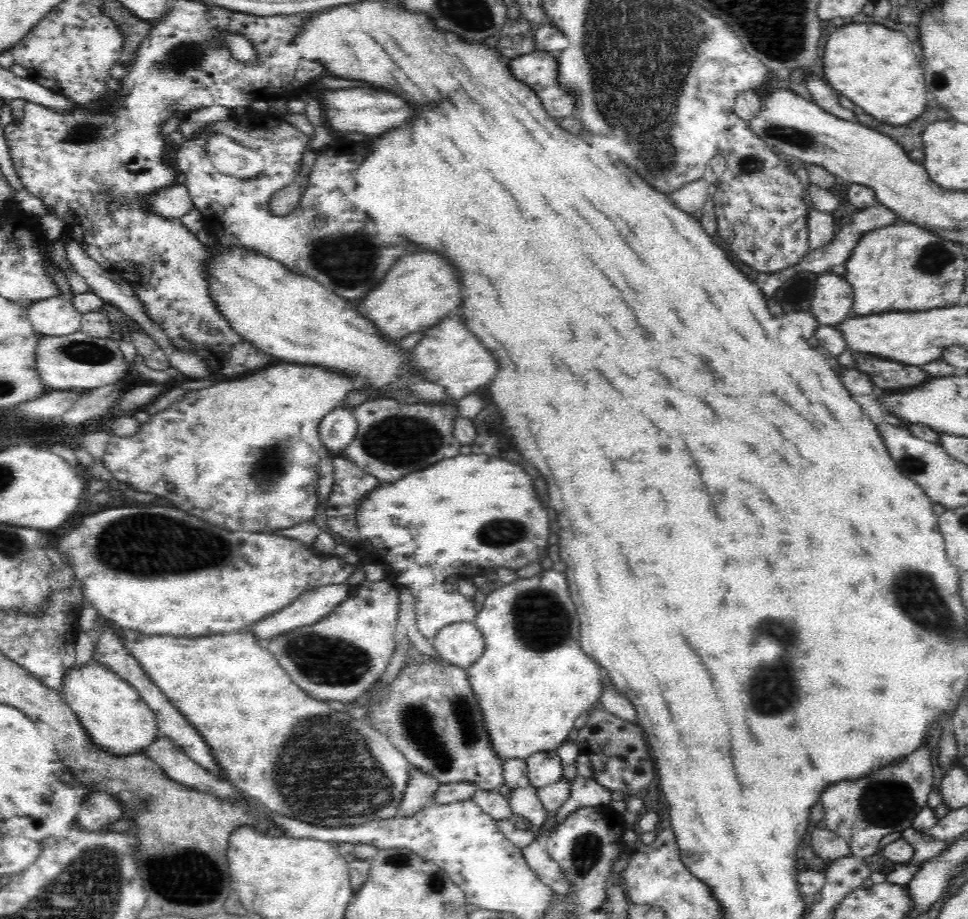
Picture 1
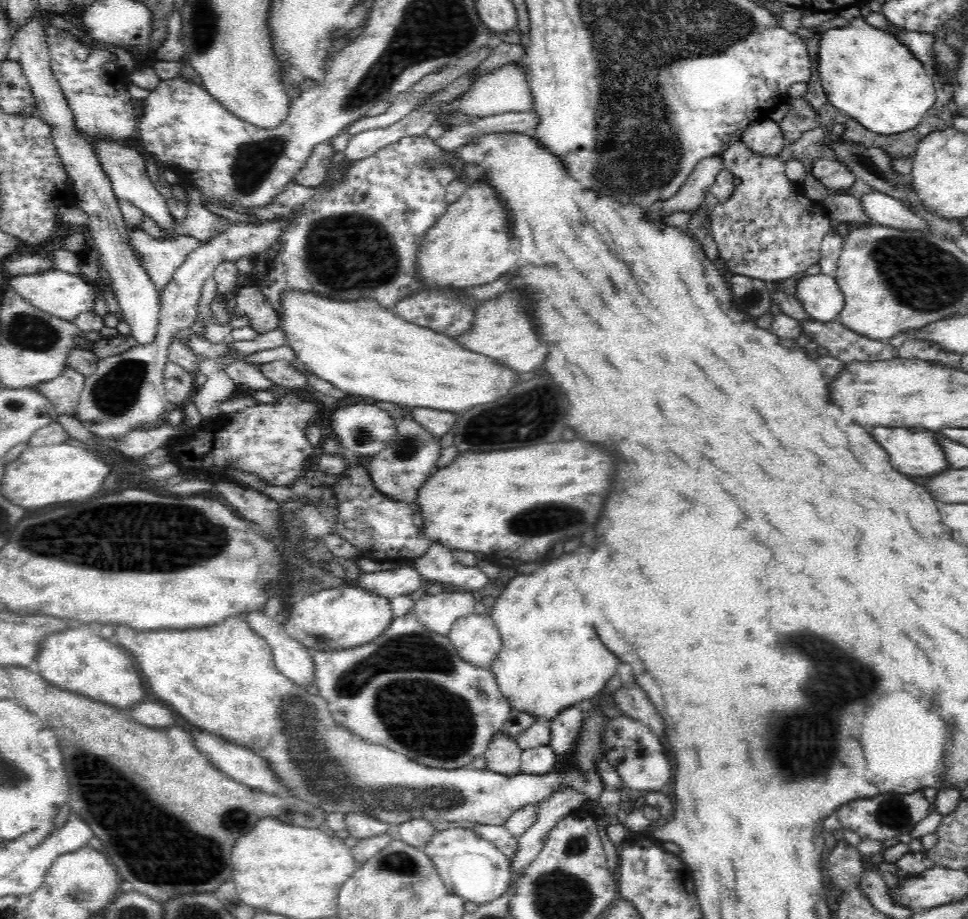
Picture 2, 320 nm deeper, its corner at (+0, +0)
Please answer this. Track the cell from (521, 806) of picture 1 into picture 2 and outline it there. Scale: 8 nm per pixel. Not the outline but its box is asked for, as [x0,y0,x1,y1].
[483,730,522,776]

